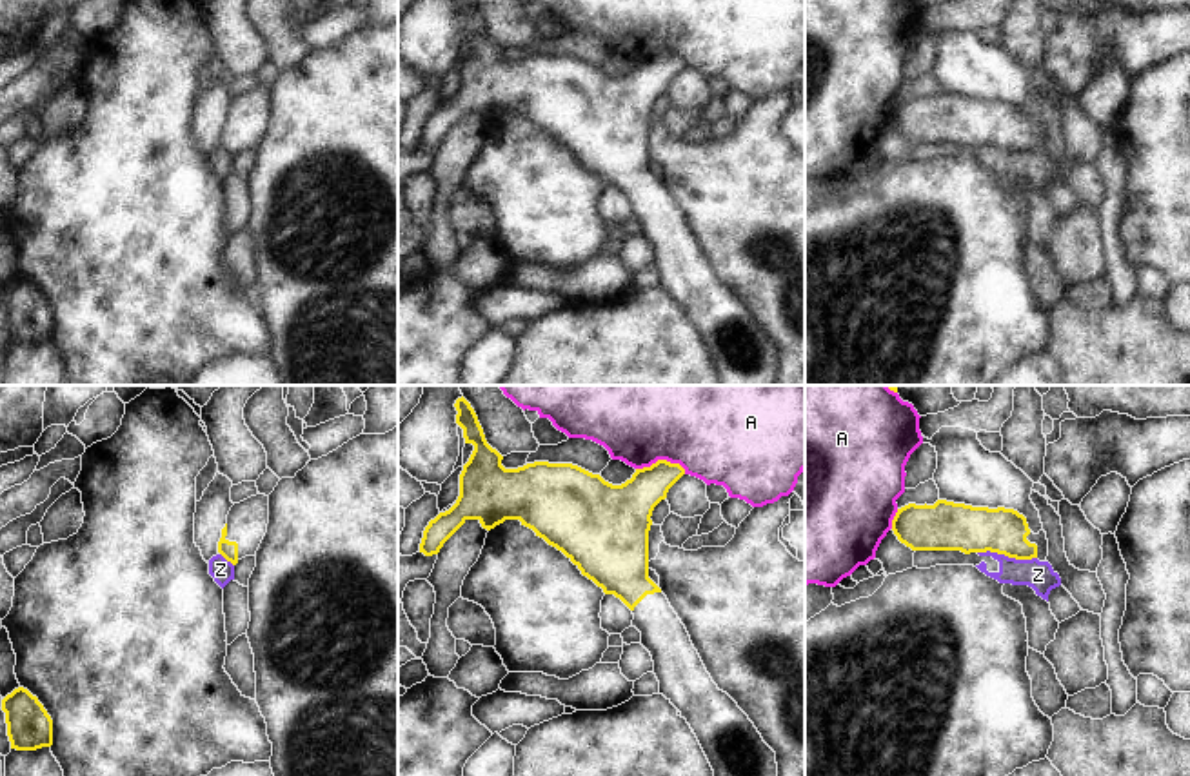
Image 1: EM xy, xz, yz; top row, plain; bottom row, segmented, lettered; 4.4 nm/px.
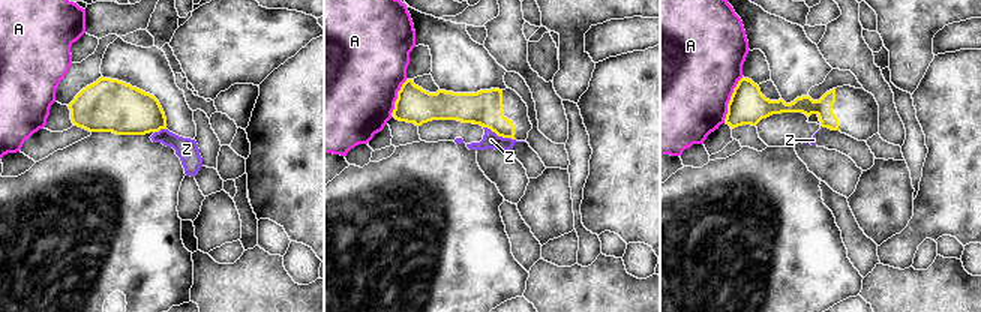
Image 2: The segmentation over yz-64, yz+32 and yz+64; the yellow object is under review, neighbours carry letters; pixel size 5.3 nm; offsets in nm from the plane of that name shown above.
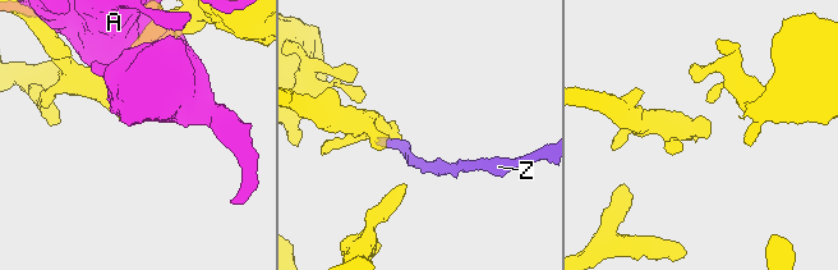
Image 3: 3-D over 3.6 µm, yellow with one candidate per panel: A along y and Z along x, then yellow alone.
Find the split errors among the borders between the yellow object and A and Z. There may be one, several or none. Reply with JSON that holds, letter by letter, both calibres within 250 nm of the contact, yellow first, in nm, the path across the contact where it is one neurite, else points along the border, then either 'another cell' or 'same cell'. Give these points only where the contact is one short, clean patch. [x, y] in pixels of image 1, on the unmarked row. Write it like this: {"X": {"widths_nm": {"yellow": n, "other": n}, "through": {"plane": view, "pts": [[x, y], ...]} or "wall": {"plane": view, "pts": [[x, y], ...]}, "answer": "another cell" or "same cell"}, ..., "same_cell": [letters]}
{"A": {"widths_nm": {"yellow": 200, "other": 340}, "answer": "another cell"}, "Z": {"widths_nm": {"yellow": 200, "other": 130}, "wall": {"plane": "yz", "pts": [[978, 144], [1036, 151]]}, "answer": "another cell"}, "same_cell": []}

